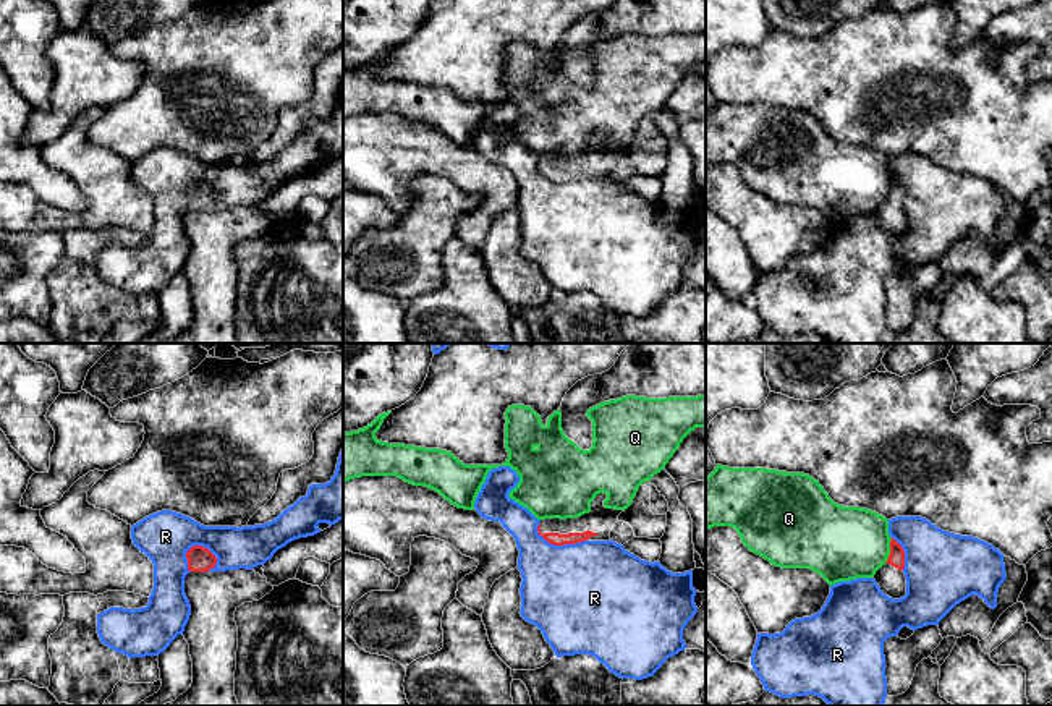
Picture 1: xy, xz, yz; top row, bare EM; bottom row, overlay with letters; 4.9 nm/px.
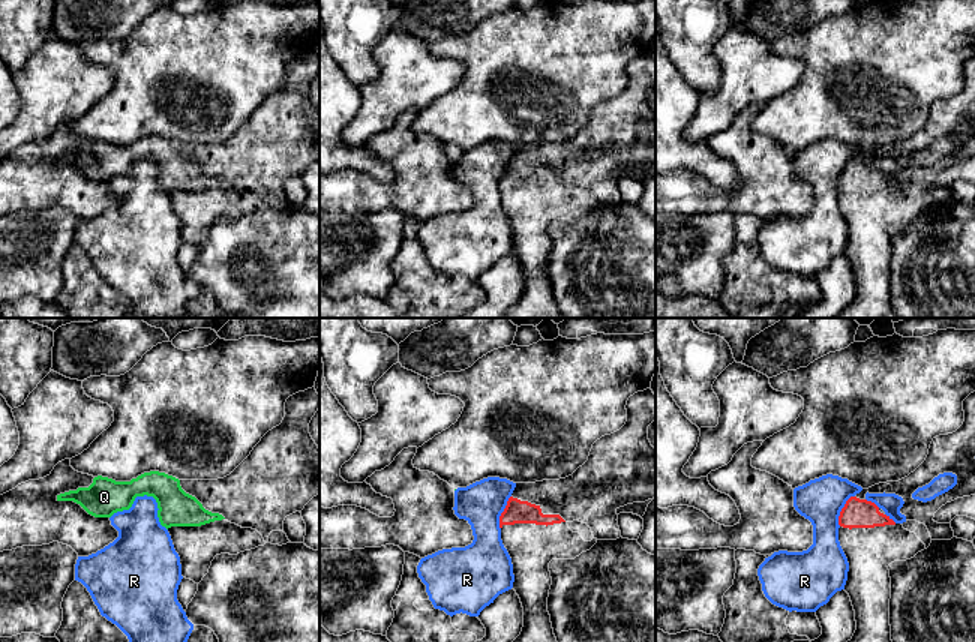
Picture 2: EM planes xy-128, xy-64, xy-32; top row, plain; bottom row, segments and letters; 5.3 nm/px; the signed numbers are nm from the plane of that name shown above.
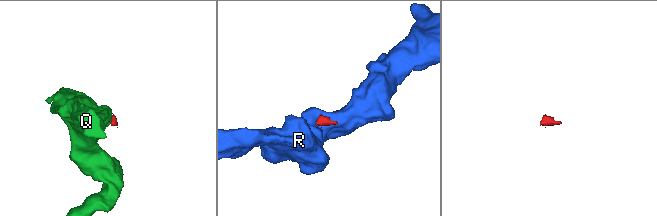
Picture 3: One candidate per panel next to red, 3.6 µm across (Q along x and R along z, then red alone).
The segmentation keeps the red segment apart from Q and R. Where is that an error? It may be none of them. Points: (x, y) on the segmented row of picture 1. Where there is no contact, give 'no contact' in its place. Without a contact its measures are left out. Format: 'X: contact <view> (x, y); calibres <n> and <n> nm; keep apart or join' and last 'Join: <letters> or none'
Q: contact yz (890, 551); calibres 80 and 360 nm; keep apart
R: contact xy (193, 546); calibres 130 and 260 nm; keep apart
Join: none

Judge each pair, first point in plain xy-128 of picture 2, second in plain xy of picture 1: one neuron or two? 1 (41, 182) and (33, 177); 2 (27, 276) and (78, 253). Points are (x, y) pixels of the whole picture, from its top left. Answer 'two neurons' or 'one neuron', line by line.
1: two neurons
2: two neurons

